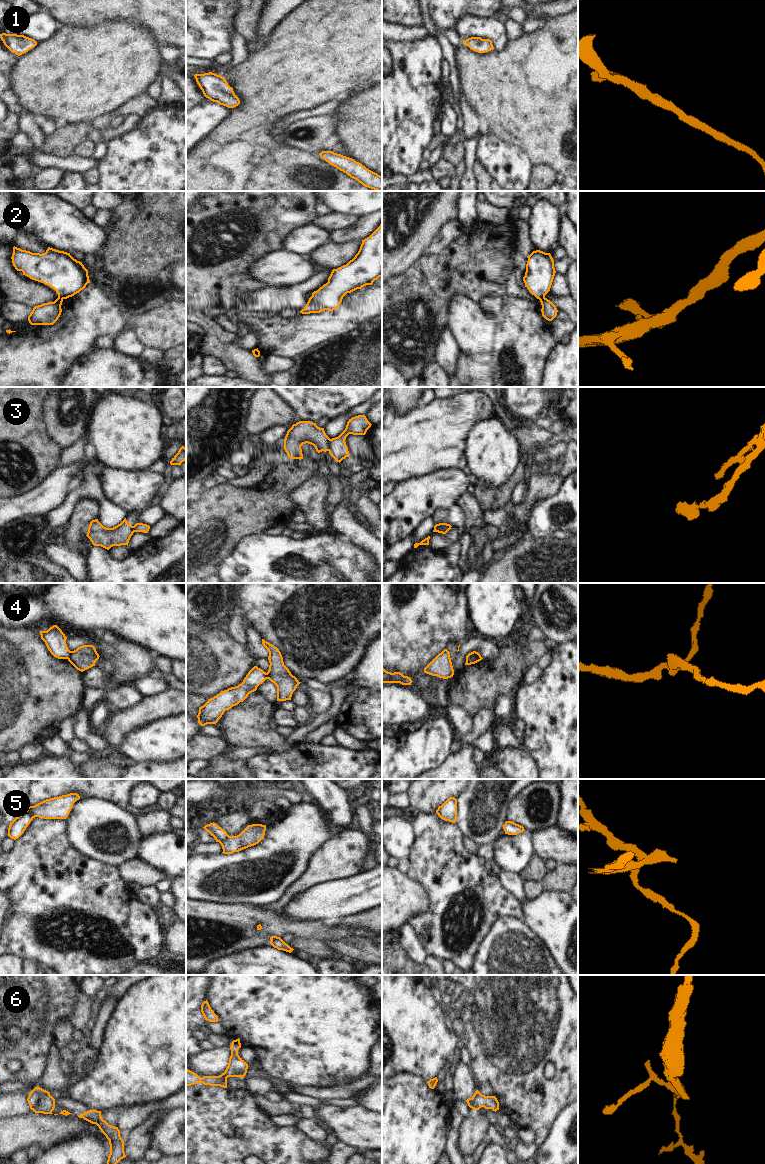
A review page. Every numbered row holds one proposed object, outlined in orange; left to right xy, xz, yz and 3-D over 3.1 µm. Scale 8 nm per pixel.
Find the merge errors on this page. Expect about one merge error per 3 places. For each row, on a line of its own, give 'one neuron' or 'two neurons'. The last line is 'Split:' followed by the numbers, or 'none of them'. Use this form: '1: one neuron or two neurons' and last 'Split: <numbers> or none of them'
1: one neuron
2: two neurons
3: two neurons
4: two neurons
5: two neurons
6: one neuron
Split: 2, 3, 4, 5

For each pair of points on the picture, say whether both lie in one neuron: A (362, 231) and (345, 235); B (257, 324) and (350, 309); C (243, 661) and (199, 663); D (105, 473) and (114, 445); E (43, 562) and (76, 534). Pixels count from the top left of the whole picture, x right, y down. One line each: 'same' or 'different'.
A: same
B: same
C: same
D: different
E: different

